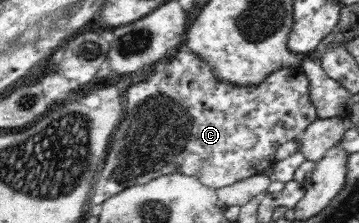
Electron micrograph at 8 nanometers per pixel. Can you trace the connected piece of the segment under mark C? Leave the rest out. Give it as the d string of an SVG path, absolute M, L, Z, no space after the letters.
M178 51L178 55L176 55L162 71L154 73L152 77L148 77L146 81L142 81L142 83L138 83L138 85L132 85L132 87L128 87L128 89L123 89L123 101L126 101L126 105L124 105L120 125L118 125L114 137L112 137L110 151L108 151L108 157L106 157L106 161L104 161L104 169L100 171L100 175L96 177L96 181L94 181L94 185L92 185L92 203L94 203L94 205L104 203L104 199L108 199L108 197L120 193L122 189L126 189L126 187L144 185L146 182L152 181L156 177L168 174L194 176L204 185L214 189L232 185L236 181L252 177L253 175L262 174L265 169L268 169L268 167L276 162L276 151L278 151L278 147L280 147L282 143L299 138L301 133L304 133L306 127L318 119L314 104L312 104L312 100L310 99L309 79L303 74L300 66L282 68L277 72L271 73L260 85L254 86L253 88L250 88L250 86L242 88L214 79L210 66L204 61L201 61L200 57L190 51Z

